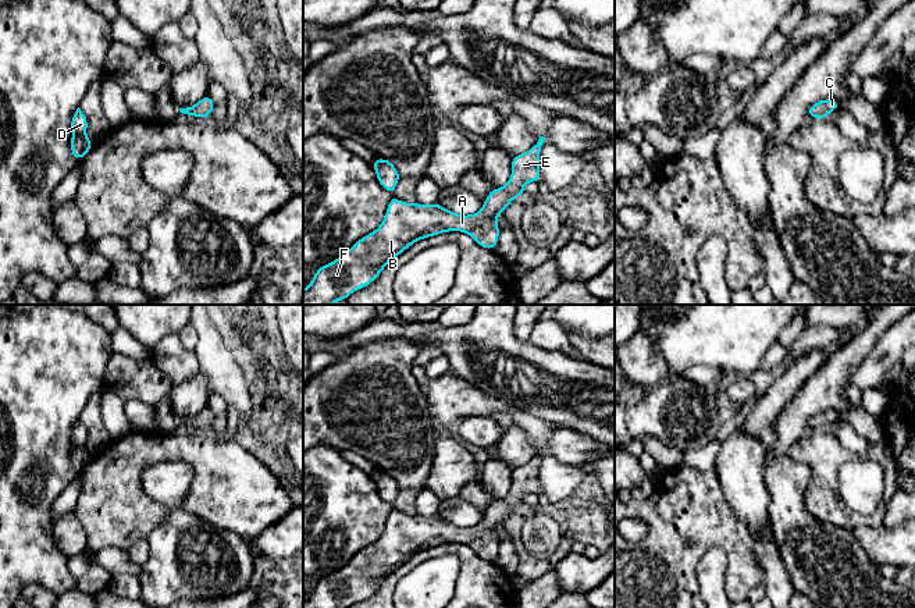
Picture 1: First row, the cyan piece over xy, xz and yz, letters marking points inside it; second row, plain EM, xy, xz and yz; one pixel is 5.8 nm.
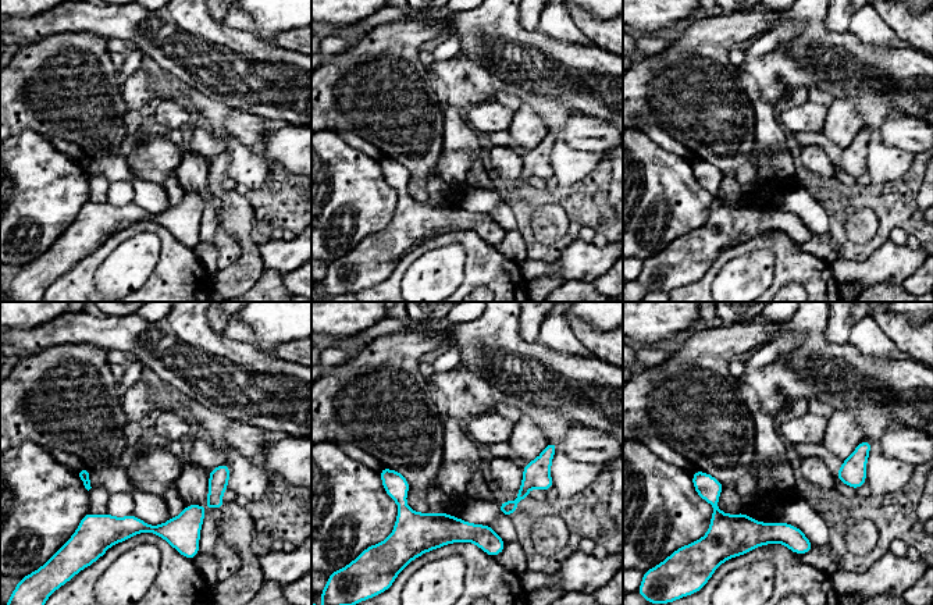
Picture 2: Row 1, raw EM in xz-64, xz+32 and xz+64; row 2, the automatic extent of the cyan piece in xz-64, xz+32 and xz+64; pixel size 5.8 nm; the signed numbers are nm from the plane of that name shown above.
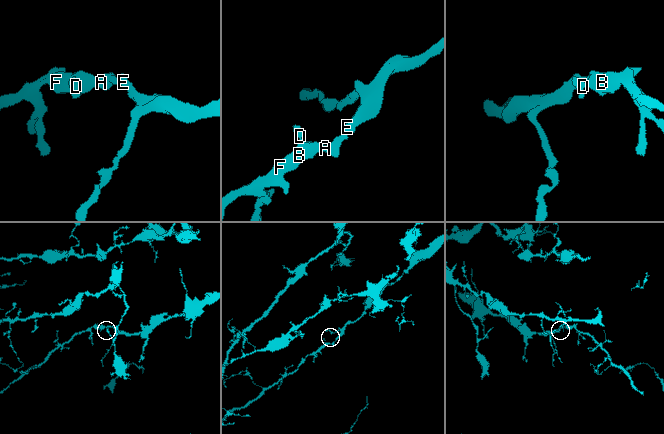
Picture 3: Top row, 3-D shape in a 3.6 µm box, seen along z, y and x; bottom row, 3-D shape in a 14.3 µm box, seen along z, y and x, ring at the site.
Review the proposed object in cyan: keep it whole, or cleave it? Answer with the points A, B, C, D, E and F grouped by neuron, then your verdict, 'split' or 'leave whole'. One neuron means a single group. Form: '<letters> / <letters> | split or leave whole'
A B C D E F | leave whole

